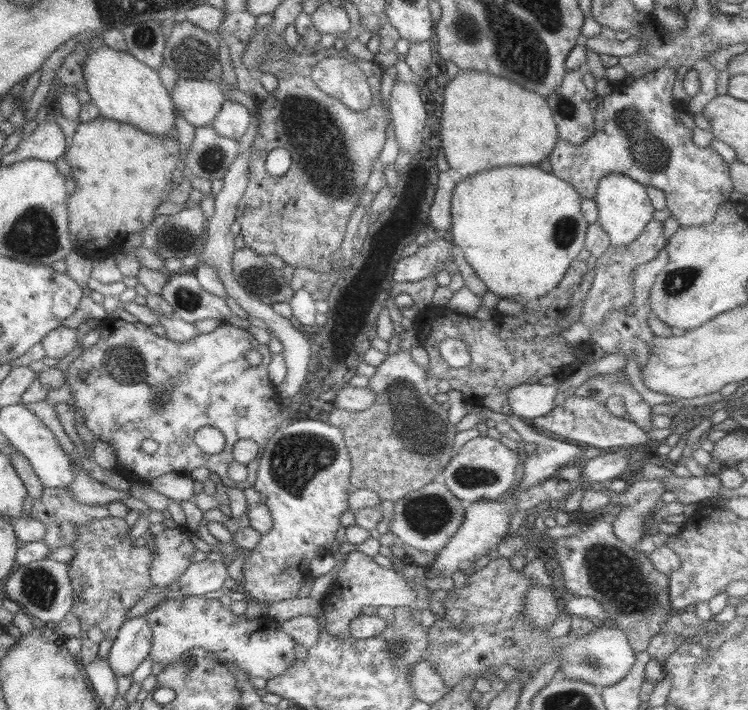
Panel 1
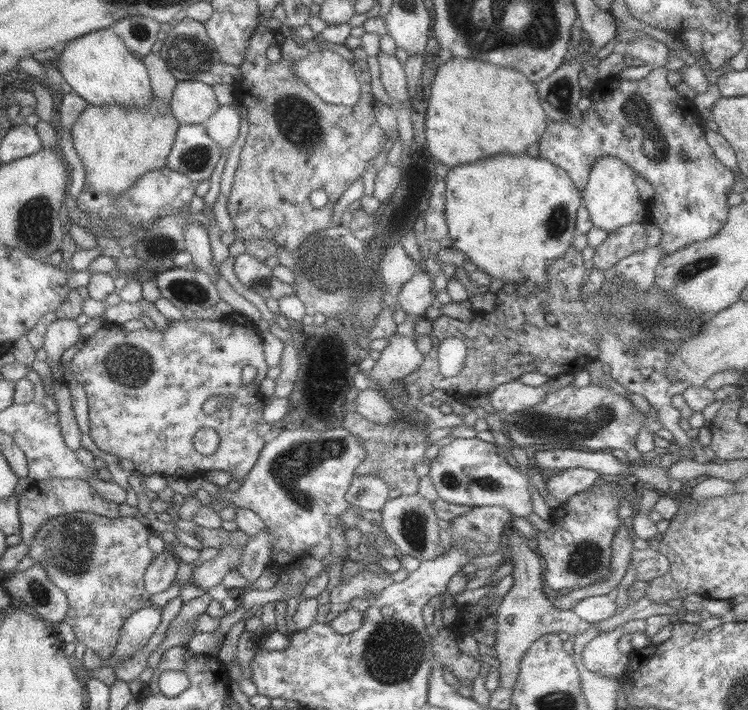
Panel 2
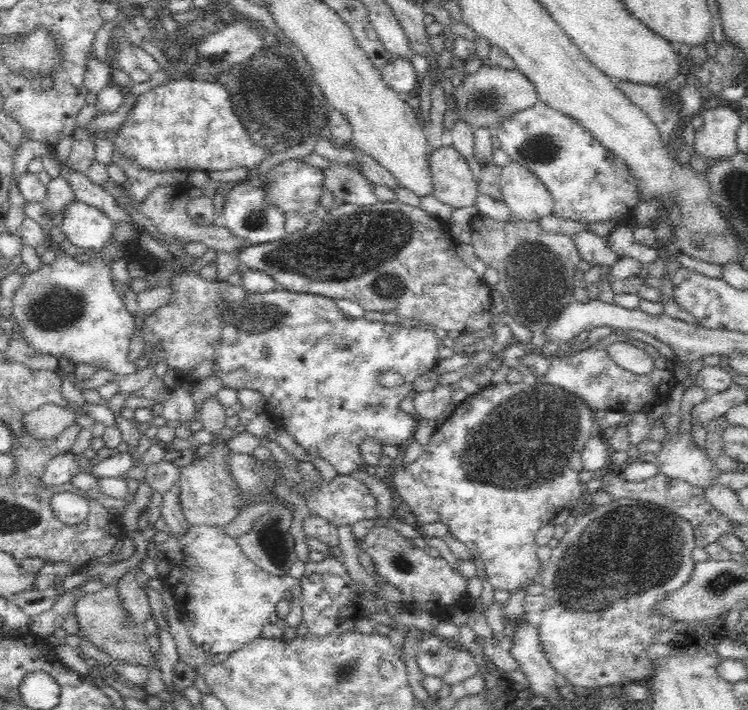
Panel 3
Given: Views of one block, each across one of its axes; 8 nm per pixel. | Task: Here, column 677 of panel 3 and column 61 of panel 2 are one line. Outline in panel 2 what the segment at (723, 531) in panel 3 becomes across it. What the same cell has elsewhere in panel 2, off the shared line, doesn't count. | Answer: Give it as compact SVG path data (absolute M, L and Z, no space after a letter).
M51 478L44 482L32 482L25 492L16 496L16 501L19 514L18 532L20 542L23 542L23 544L31 540L33 534L39 529L39 526L51 517L73 512L91 512L102 517L117 518L119 512L117 503L107 502L101 499L91 489L91 485L86 480L80 479Z

